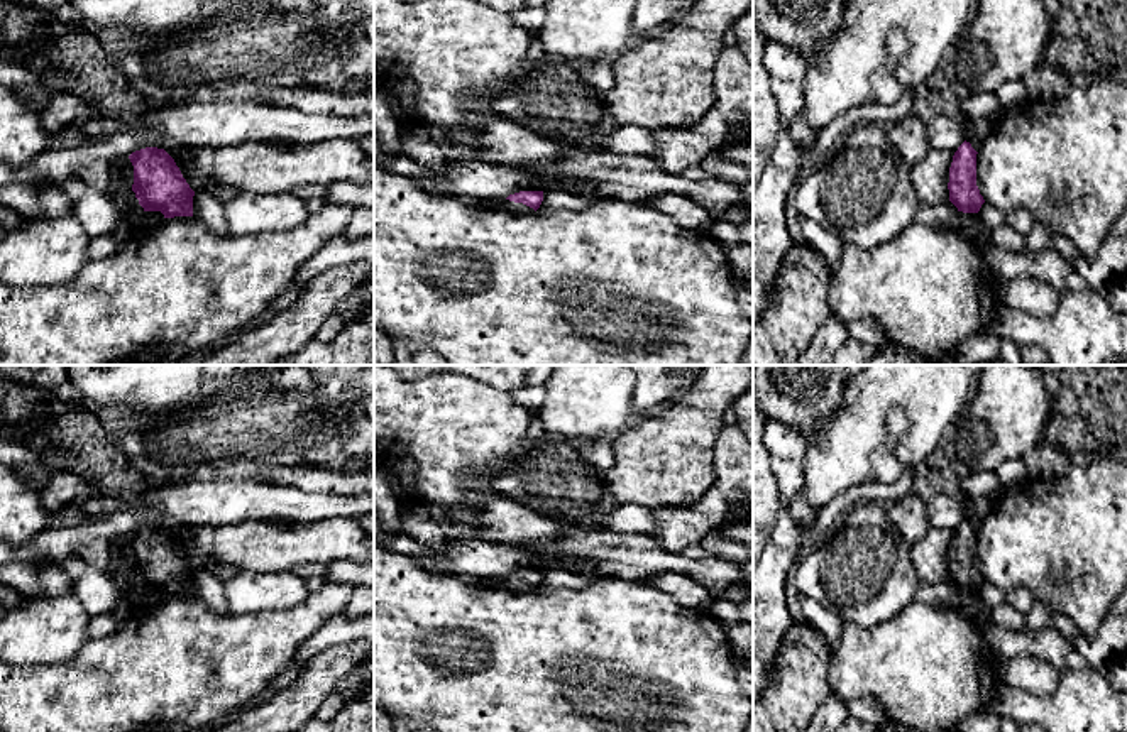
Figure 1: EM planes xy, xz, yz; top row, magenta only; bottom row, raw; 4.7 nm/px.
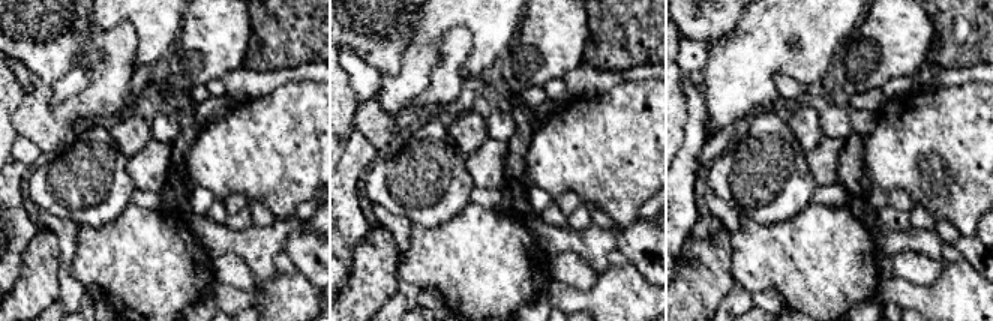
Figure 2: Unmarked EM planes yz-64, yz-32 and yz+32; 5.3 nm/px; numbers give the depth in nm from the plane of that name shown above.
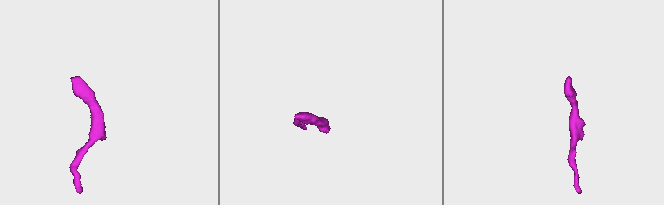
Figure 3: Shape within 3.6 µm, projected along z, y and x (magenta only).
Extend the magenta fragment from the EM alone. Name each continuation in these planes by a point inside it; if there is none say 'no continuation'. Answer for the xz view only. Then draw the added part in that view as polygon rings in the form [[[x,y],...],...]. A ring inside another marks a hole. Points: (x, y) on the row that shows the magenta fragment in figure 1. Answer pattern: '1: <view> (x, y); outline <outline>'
1: xz (508, 205); outline [[[503,199],[503,205],[501,208],[511,211],[511,213],[531,213],[535,211],[533,208],[523,205],[523,203],[514,203],[514,201],[509,201],[509,199]]]

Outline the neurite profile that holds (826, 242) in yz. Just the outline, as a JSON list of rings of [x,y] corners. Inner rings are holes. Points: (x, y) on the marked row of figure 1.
[[[811,220],[809,227],[802,227],[804,240],[822,254],[829,265],[839,260],[843,240],[817,221]]]

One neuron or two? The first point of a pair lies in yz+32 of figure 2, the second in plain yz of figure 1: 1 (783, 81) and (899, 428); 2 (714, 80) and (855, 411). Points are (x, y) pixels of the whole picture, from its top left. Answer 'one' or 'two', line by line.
1: one
2: one

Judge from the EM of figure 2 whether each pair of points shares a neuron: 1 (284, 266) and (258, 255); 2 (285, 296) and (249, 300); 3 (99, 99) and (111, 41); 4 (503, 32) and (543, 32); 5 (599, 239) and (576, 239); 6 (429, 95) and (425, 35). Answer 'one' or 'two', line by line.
1: two
2: one
3: one
4: two
5: one
6: two

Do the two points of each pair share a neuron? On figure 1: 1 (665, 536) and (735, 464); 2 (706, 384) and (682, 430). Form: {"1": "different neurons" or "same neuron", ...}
{"1": "same neuron", "2": "same neuron"}

